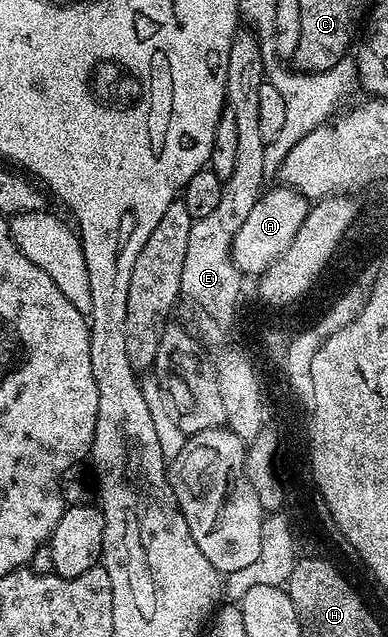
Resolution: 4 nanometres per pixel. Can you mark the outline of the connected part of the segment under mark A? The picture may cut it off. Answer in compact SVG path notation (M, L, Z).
M276 185L273 191L265 190L234 237L232 262L237 269L245 276L252 277L259 276L261 271L265 271L287 249L290 241L294 241L302 221L306 221L309 206L309 200L294 187Z

